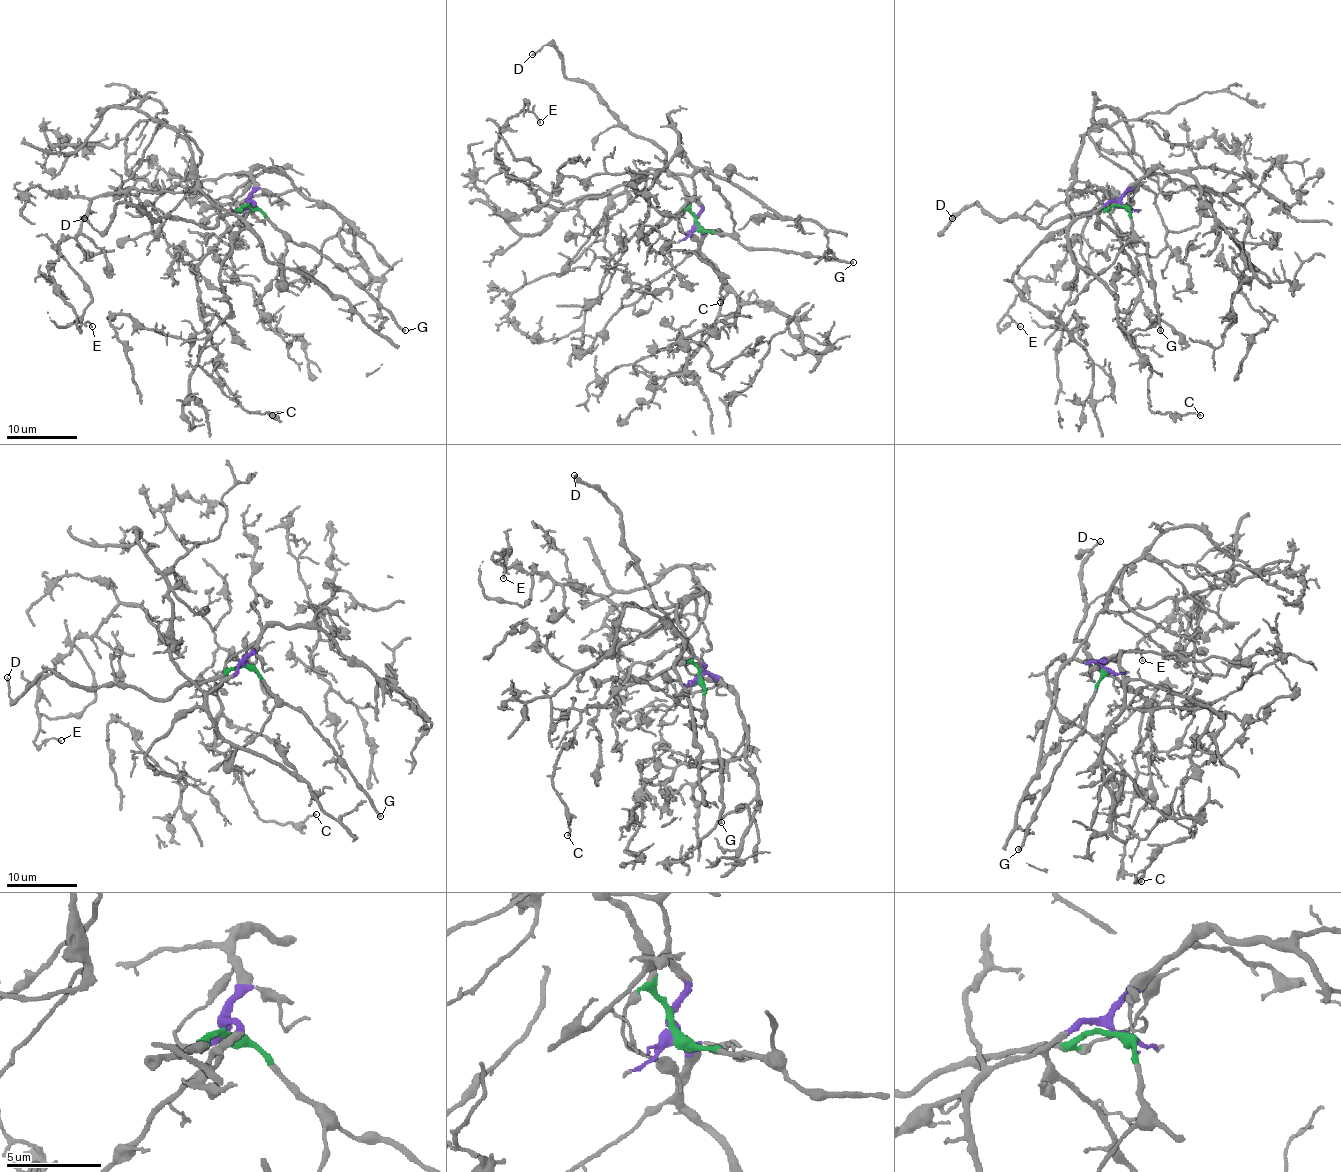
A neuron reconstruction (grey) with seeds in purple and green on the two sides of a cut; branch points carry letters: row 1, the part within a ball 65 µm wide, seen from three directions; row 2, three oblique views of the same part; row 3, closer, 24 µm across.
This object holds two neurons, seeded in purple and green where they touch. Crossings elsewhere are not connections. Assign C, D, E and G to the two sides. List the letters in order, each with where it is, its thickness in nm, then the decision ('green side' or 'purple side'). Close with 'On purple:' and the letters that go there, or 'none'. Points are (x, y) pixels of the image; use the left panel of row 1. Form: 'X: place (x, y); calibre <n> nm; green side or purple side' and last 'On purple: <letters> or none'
C: place (272, 415); calibre 140 nm; purple side
D: place (84, 218); calibre 200 nm; green side
E: place (92, 326); calibre 130 nm; purple side
G: place (405, 330); calibre 240 nm; green side
On purple: C, E

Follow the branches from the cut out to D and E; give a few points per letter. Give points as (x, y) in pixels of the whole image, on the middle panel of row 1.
D: (696, 225), (689, 193), (661, 149), (634, 137), (583, 82), (566, 77), (564, 59), (550, 43), (532, 54)
E: (696, 225), (701, 206), (691, 178), (649, 169), (566, 209), (541, 206), (495, 155), (523, 100), (539, 123)

